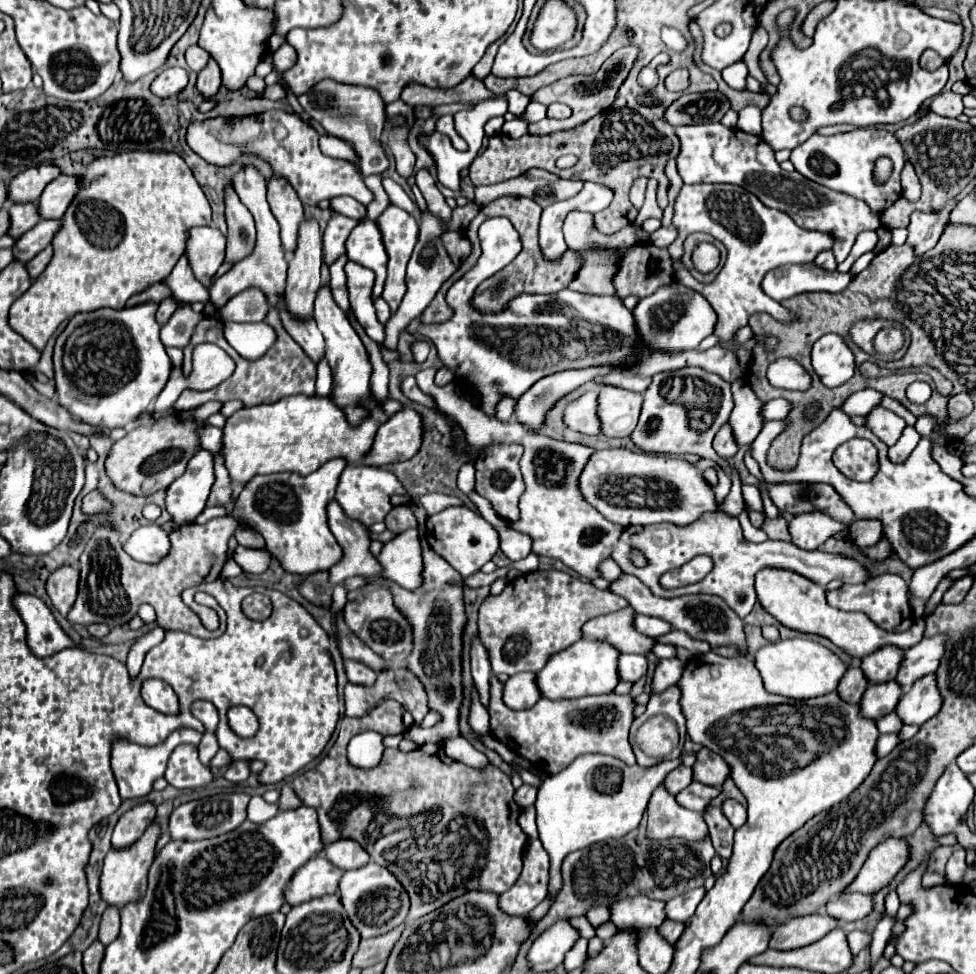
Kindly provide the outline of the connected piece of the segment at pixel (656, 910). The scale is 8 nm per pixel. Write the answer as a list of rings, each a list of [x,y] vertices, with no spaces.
[[[635,896],[635,898],[621,898],[613,904],[609,904],[611,912],[611,922],[617,928],[633,926],[633,928],[649,928],[649,926],[659,926],[665,916],[663,916],[663,902],[651,900],[647,896]]]

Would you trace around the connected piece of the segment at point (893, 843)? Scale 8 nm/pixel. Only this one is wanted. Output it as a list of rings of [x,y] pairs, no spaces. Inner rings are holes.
[[[885,840],[883,844],[875,846],[871,850],[871,856],[867,858],[867,864],[863,864],[859,876],[855,878],[855,884],[847,888],[847,892],[861,892],[871,894],[879,888],[887,886],[889,880],[899,872],[899,868],[907,862],[907,844],[905,840]]]

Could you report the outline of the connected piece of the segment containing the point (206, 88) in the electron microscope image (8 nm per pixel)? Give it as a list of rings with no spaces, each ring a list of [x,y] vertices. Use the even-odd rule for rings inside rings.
[[[209,58],[207,66],[197,74],[197,88],[205,98],[213,96],[221,86],[221,70],[213,58]]]

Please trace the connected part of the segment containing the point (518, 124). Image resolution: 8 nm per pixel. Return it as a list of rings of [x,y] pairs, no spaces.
[[[514,119],[512,121],[506,121],[501,132],[511,138],[518,139],[527,134],[527,123],[519,119]]]

